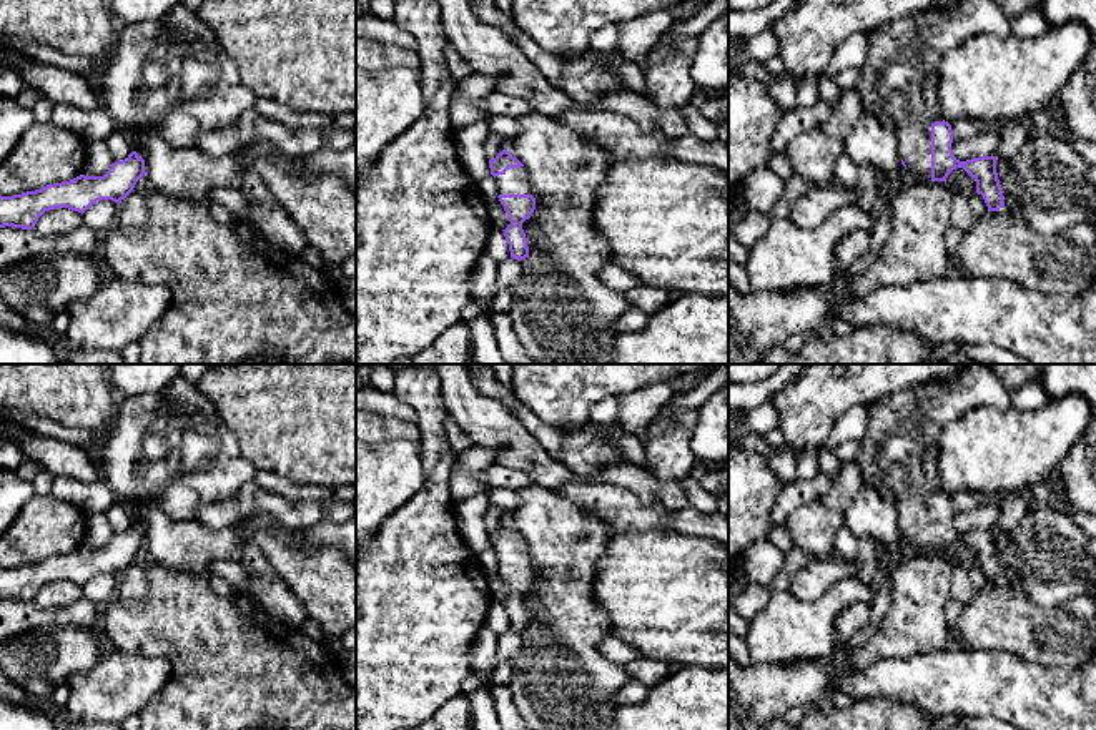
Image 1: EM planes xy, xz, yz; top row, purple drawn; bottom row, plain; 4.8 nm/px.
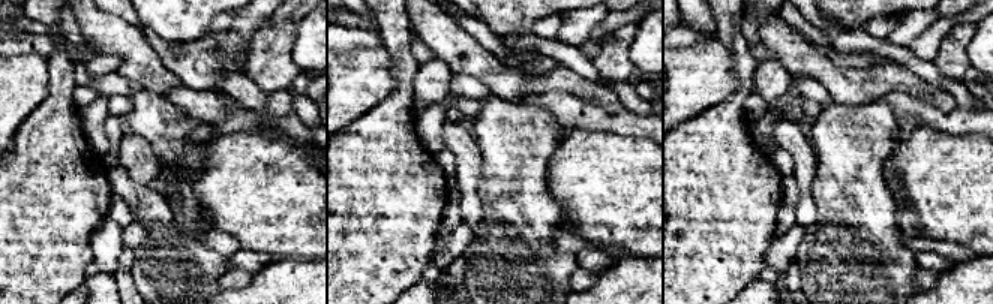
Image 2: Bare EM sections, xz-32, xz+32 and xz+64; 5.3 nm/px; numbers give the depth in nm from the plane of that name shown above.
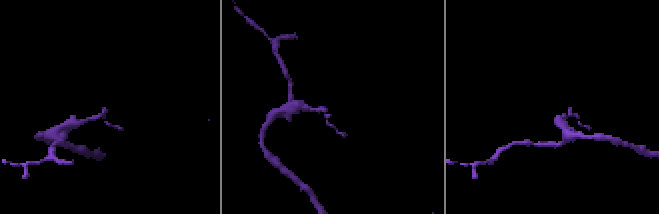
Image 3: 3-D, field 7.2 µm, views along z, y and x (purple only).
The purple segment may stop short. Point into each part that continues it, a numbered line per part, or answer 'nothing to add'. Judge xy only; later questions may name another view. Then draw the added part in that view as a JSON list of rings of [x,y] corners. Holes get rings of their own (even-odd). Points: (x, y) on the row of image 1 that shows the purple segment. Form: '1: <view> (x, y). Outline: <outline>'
1: xy (170, 77). Outline: [[[181,2],[163,18],[118,25],[96,88],[101,106],[116,128],[128,133],[140,158],[145,156],[140,145],[143,133],[156,133],[178,150],[193,148],[201,135],[235,125],[258,100],[241,83],[238,65],[221,50],[210,27]]]

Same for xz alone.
1: xz (516, 180). Outline: [[[526,166],[509,168],[496,176],[499,195],[532,195],[532,183]]]

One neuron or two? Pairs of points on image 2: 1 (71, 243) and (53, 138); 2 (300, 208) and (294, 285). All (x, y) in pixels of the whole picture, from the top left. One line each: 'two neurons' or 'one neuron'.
1: one neuron
2: two neurons

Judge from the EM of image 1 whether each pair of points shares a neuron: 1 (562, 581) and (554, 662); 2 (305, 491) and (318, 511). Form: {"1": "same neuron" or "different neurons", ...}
{"1": "same neuron", "2": "different neurons"}

